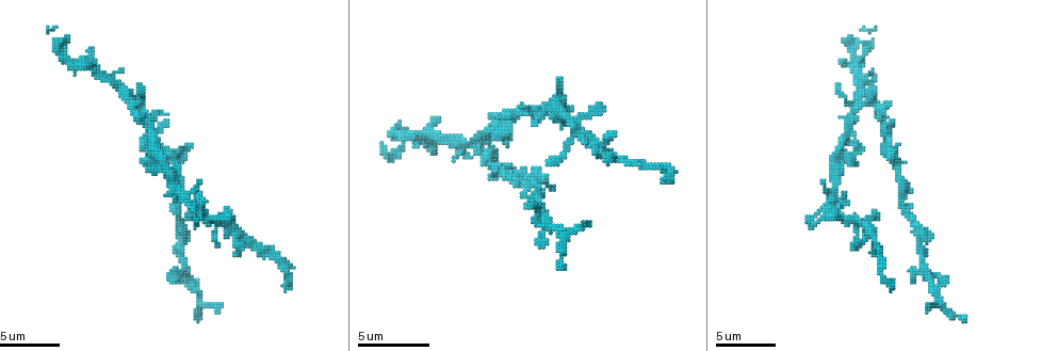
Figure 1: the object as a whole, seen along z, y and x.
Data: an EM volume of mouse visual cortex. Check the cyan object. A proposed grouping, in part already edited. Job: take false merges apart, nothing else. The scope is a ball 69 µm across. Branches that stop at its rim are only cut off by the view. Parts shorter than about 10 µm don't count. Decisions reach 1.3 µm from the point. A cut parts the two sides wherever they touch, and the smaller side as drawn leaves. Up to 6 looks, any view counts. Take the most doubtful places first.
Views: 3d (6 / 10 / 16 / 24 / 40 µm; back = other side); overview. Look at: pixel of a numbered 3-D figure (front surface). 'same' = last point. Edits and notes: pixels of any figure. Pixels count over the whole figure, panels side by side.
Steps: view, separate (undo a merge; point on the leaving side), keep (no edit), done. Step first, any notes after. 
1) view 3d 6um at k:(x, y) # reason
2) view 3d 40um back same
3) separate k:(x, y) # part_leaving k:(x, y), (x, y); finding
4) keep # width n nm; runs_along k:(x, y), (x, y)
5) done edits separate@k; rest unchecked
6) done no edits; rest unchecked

view 3d 10um at 1:(872, 101) # four or more arms meet

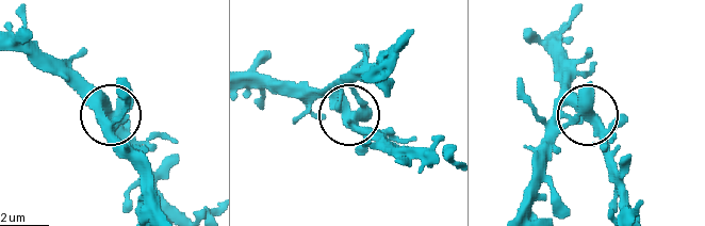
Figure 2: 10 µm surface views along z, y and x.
keep # runs_along 2:(118, 126), (77, 81); continuous, no second cell

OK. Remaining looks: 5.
view 3d 10um at 1:(528, 186) # narrows sharply

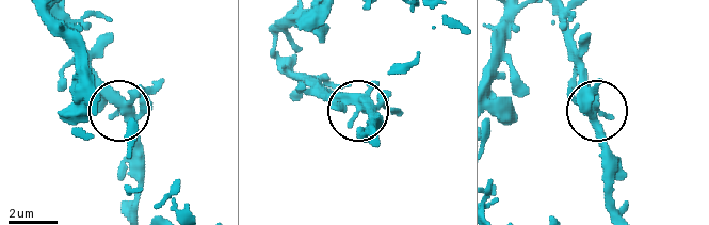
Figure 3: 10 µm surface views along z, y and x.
view 3d 10um back at 3:(358, 109)

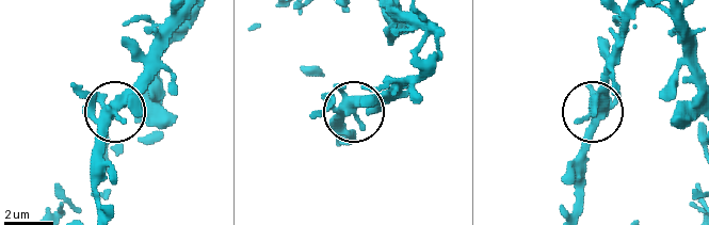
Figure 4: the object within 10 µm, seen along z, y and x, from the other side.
keep # runs_along 4:(634, 11), (607, 96), (590, 121), (584, 167); one cell here

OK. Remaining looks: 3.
view 3d 10um at 1:(910, 219) # thick turns thin

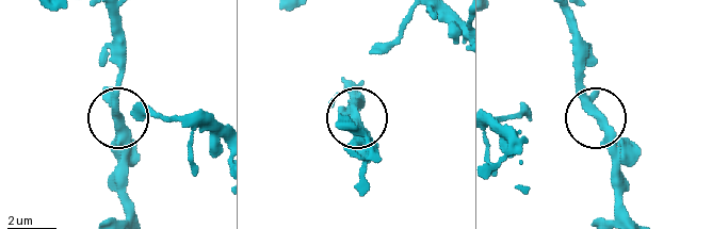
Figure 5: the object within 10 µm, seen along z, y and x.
keep # runs_along 5:(344, 91), (358, 102), (362, 156); all the same cell

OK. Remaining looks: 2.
done no edits; rest unchecked

